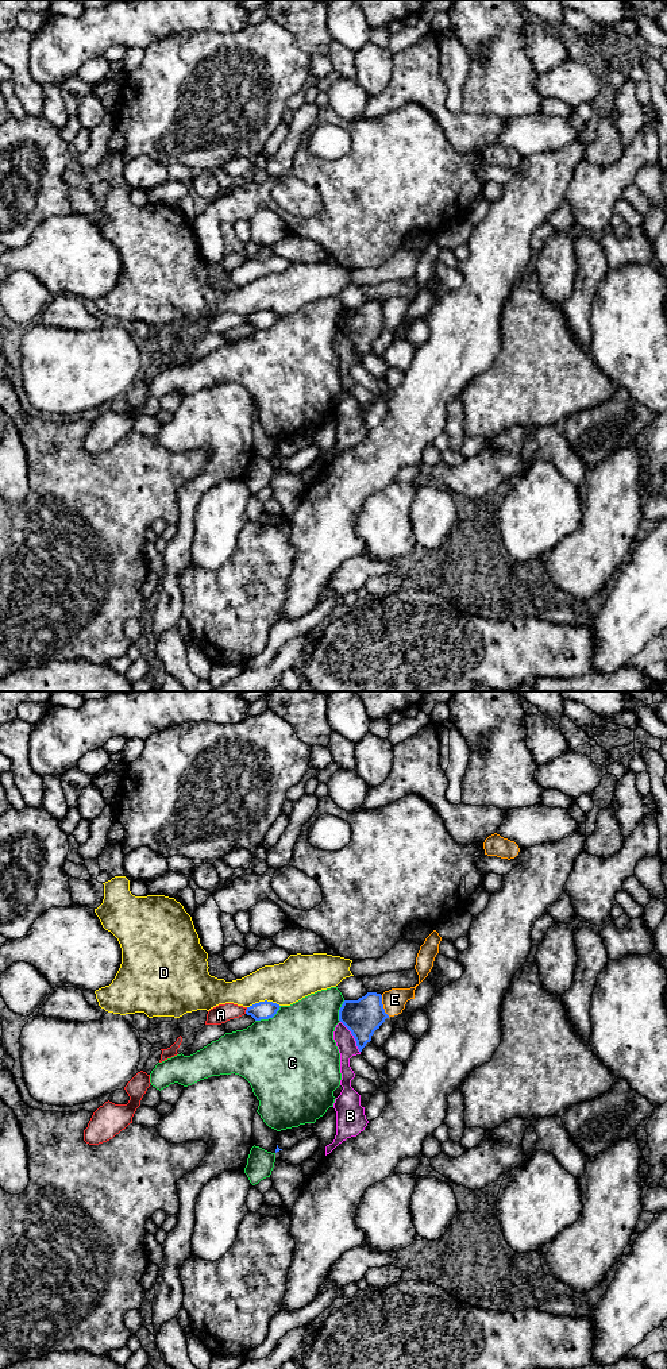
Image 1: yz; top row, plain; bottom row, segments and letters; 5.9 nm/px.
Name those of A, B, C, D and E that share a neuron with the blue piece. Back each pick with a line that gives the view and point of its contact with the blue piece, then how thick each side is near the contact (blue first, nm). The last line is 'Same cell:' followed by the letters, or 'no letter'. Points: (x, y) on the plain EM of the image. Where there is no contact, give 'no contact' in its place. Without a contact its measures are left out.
Same cell: no letter

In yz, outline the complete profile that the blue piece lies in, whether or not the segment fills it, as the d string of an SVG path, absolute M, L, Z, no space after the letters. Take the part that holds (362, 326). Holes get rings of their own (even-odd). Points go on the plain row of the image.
M367 301L358 309L344 309L339 319L339 329L351 340L359 360L371 350L371 344L389 324L382 313L382 304Z

